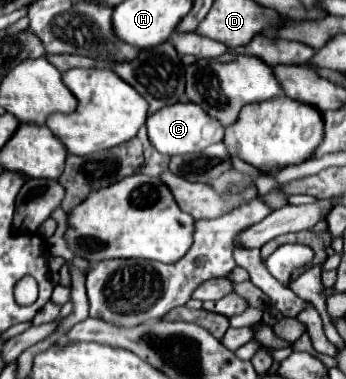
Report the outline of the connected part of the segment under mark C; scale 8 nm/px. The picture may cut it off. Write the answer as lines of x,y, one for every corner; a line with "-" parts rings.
178,102
172,106
166,106
164,110
150,114
148,122
148,138
152,142
152,146
166,156
176,156
176,154
194,154
200,152
204,148
208,148
210,144
222,142
224,138
224,128
210,118
208,114
204,114
204,110
192,102

